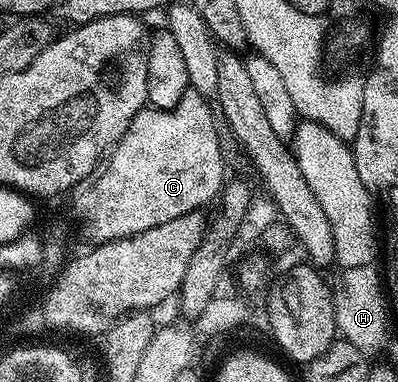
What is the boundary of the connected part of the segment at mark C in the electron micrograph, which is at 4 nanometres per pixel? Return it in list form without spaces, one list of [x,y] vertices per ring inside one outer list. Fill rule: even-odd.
[[[191,89],[173,111],[158,111],[151,105],[143,107],[106,158],[70,192],[72,215],[80,222],[85,237],[92,239],[93,244],[109,243],[146,233],[146,229],[154,229],[154,225],[166,225],[166,221],[174,221],[174,217],[207,208],[207,203],[219,196],[226,182],[224,151],[220,148],[215,118],[213,104]]]

